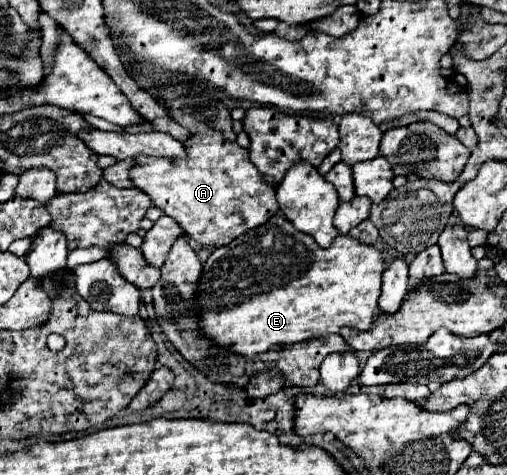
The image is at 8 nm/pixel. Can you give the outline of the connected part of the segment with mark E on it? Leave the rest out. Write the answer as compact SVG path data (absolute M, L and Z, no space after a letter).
M277 213L265 225L243 233L241 237L233 239L229 245L217 247L209 255L209 259L203 263L203 271L201 271L201 277L199 277L199 283L197 283L197 293L195 293L195 303L199 305L199 315L197 315L199 331L205 337L209 337L209 341L213 341L215 345L219 345L219 347L223 347L227 351L233 351L235 355L241 355L241 357L255 357L259 353L269 351L271 347L295 345L295 343L301 343L301 341L321 337L325 333L339 333L341 327L355 327L355 329L367 331L371 327L371 321L375 319L375 313L377 313L377 299L379 299L379 293L381 293L381 273L383 273L383 269L385 269L385 263L381 259L381 253L375 247L357 243L349 235L337 235L333 239L333 245L323 249L323 247L319 247L315 243L315 239L311 235L297 231L293 227L293 223L289 223L289 219L285 219L281 213Z

